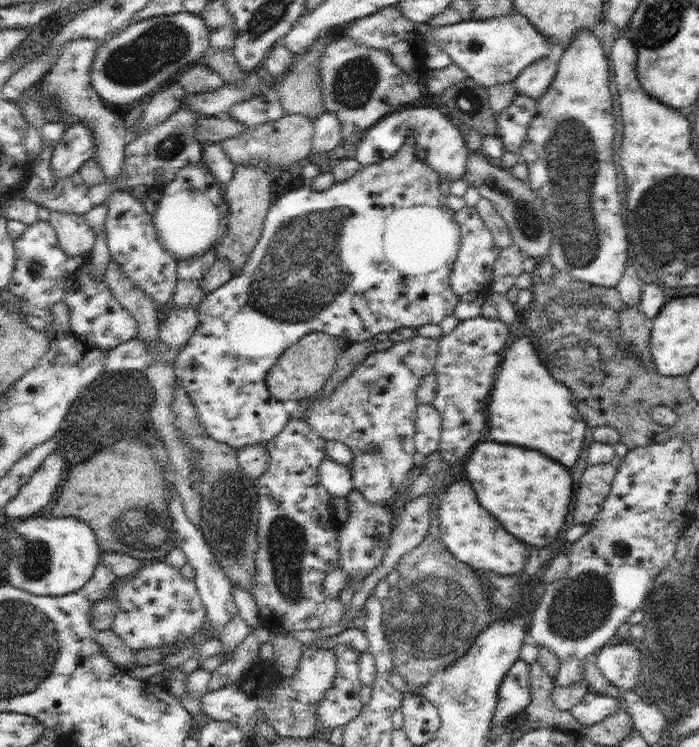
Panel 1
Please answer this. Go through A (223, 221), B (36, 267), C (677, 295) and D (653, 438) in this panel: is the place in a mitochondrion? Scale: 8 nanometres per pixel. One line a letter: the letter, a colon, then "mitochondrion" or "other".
A: other
B: mitochondrion
C: other
D: other

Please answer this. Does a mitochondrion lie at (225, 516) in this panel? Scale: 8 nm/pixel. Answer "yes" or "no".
yes

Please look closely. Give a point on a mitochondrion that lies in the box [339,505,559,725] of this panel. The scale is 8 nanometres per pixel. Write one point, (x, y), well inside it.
(431, 620)

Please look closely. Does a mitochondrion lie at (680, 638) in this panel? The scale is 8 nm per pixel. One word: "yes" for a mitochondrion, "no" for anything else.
yes

